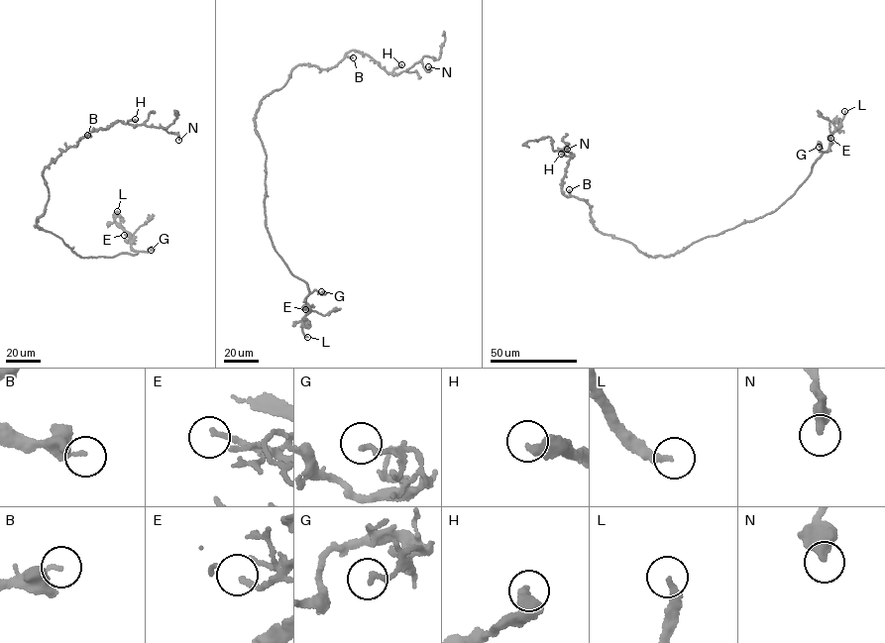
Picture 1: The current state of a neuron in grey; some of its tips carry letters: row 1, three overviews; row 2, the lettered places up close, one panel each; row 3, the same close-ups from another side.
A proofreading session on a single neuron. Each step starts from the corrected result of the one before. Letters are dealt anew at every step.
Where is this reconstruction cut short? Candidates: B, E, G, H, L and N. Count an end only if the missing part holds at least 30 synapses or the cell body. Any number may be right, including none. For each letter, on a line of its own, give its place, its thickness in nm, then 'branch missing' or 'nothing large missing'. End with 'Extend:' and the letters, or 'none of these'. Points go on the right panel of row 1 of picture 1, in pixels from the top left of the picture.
B: (569, 189) | 170 nm | nothing large missing
E: (830, 138) | 190 nm | nothing large missing
G: (819, 147) | 190 nm | nothing large missing
H: (561, 154) | 300 nm | nothing large missing
L: (844, 111) | 280 nm | branch missing
N: (567, 149) | 420 nm | nothing large missing
Extend: L

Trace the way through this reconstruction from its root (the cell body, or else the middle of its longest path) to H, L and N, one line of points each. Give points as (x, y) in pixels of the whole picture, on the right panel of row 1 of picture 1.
H: (667, 257), (643, 254), (629, 242), (597, 230), (586, 202), (562, 193), (562, 181), (572, 158), (561, 154)
L: (667, 257), (707, 237), (763, 217), (784, 204), (828, 149), (831, 135), (844, 111)
N: (667, 257), (601, 233), (586, 202), (563, 194), (573, 155), (558, 150), (568, 144), (567, 149)

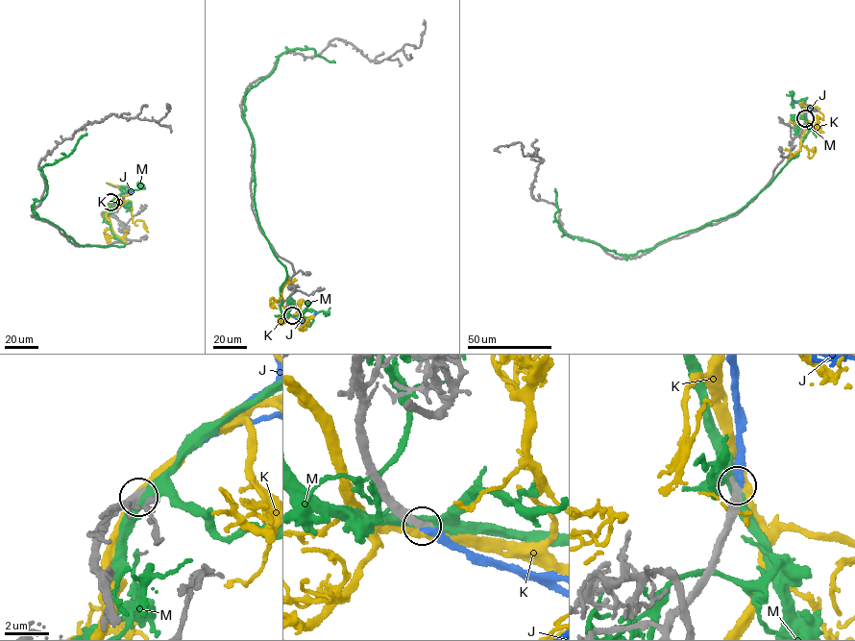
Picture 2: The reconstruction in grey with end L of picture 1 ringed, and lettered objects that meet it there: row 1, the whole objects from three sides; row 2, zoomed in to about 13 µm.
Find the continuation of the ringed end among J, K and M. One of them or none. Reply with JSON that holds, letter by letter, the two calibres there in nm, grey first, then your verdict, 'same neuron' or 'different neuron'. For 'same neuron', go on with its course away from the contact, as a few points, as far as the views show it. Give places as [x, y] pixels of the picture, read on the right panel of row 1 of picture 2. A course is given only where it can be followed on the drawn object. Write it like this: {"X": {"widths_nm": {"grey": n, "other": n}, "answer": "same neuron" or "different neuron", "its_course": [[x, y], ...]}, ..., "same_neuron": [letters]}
{"J": {"widths_nm": {"grey": 400, "other": 320}, "answer": "same neuron", "its_course": [[806, 118], [806, 106], [817, 110], [808, 107]]}, "K": {"widths_nm": {"grey": 420, "other": 380}, "answer": "different neuron"}, "M": {"widths_nm": {"grey": 440, "other": 420}, "answer": "different neuron"}, "same_neuron": ["J"]}

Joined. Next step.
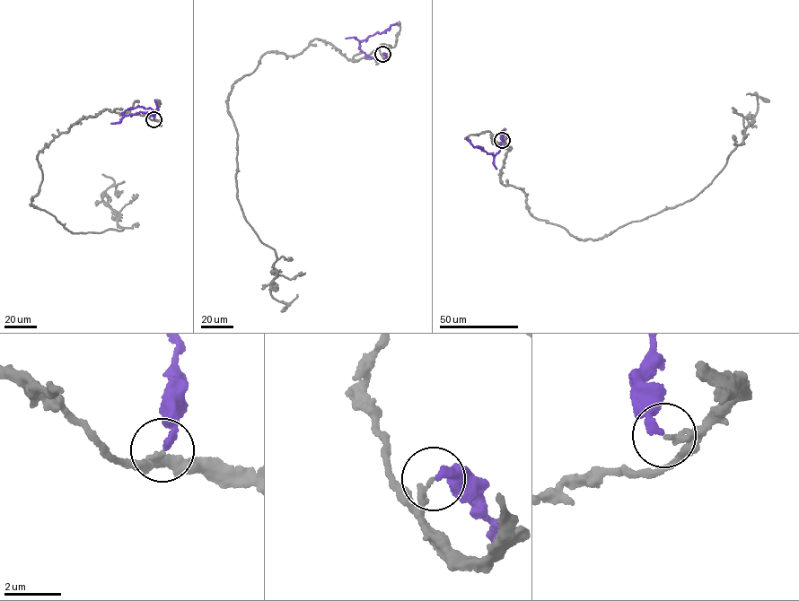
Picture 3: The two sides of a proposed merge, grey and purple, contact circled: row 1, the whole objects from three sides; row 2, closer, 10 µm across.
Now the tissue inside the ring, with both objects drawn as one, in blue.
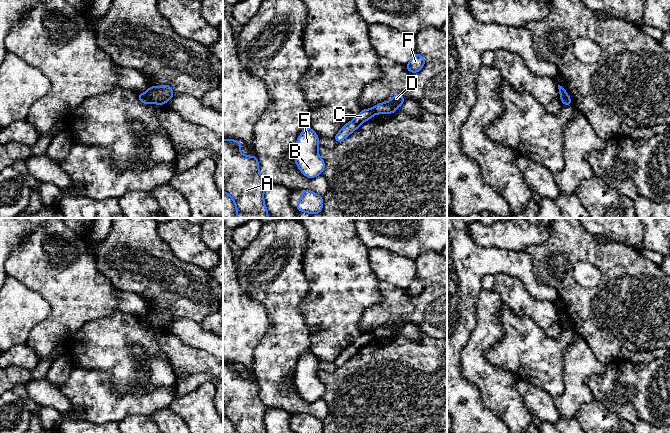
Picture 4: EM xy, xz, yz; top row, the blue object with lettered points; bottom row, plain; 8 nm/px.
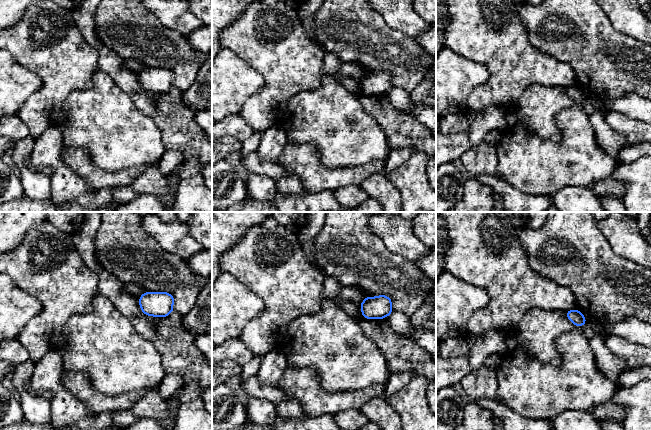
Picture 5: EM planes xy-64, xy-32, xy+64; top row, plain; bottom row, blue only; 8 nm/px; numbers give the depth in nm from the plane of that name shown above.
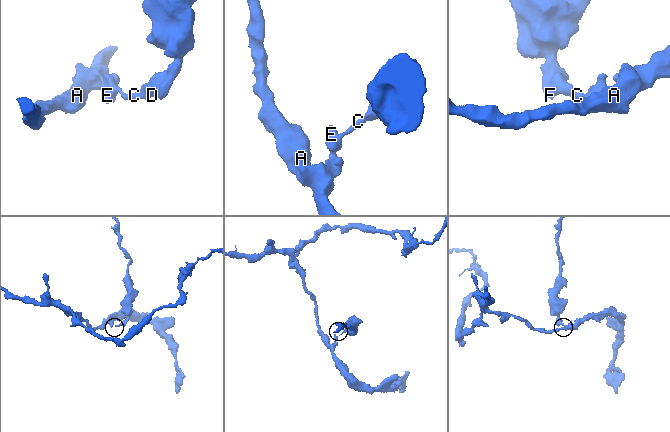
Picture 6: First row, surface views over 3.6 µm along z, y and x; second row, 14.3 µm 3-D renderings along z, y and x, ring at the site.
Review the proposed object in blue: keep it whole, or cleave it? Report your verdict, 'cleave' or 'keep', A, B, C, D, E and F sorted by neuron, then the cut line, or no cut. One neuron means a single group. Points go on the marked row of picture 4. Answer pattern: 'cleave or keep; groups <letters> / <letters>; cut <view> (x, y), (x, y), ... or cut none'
cleave; groups A B C E / D F; cut xy (146, 92), (151, 102)

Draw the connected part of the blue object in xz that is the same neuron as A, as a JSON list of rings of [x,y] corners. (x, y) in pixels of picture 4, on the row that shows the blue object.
[[[234,139],[223,140],[223,193],[233,200],[237,218],[268,218],[264,202],[267,183],[260,175],[257,157],[242,154],[239,151],[242,145],[242,142]]]

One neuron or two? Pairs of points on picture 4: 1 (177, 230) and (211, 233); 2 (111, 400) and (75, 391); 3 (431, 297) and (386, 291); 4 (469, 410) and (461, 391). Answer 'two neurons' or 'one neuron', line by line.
1: two neurons
2: one neuron
3: one neuron
4: one neuron

